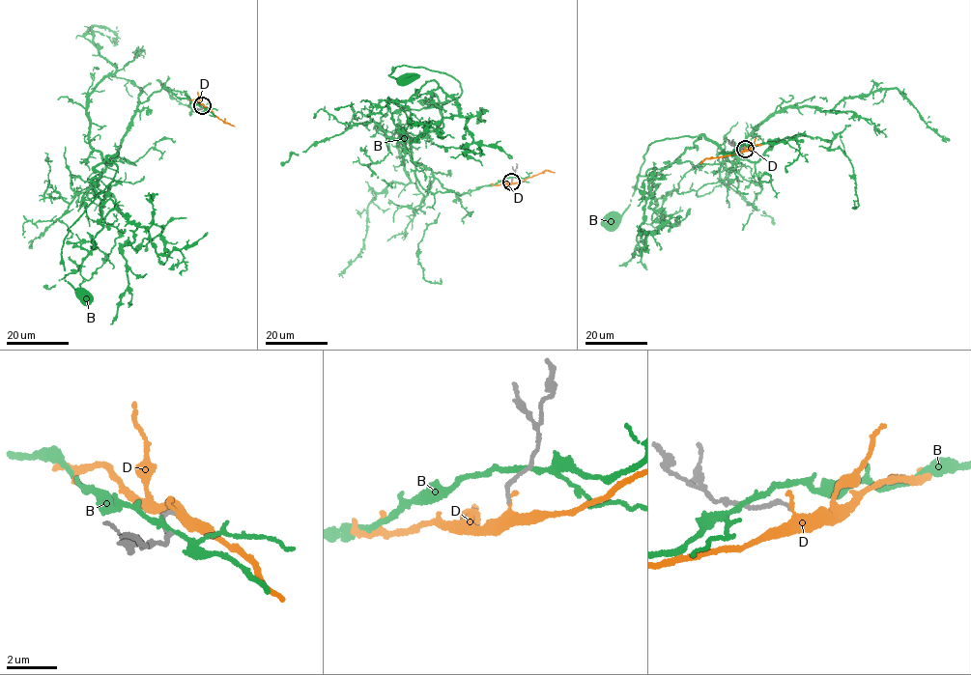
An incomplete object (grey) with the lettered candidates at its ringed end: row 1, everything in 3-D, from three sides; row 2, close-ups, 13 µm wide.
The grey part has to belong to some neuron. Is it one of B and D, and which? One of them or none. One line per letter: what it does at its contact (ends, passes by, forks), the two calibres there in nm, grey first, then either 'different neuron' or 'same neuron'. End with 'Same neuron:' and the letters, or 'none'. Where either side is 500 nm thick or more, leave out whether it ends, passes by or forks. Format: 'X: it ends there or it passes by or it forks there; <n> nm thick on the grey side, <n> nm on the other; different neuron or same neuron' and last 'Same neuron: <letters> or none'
B: it passes by; 130 nm thick on the grey side, 190 nm on the other; different neuron
D: it passes by; 150 nm thick on the grey side, 280 nm on the other; different neuron
Same neuron: none

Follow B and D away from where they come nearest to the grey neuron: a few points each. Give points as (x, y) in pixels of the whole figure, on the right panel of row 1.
B: (738, 148), (796, 137), (779, 139), (756, 162), (699, 134), (656, 140), (644, 155), (630, 204), (614, 219)
D: (744, 148), (738, 153), (707, 158), (699, 163)

